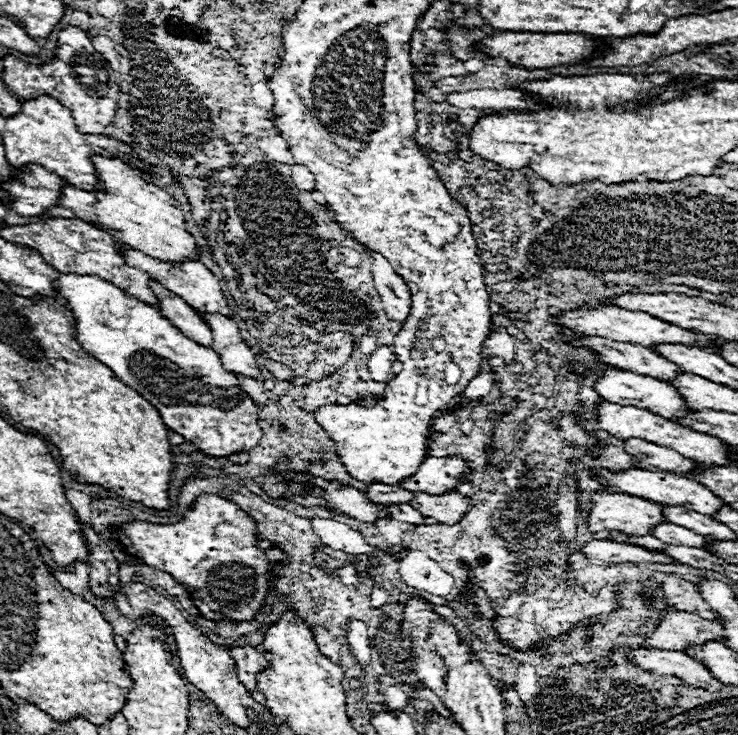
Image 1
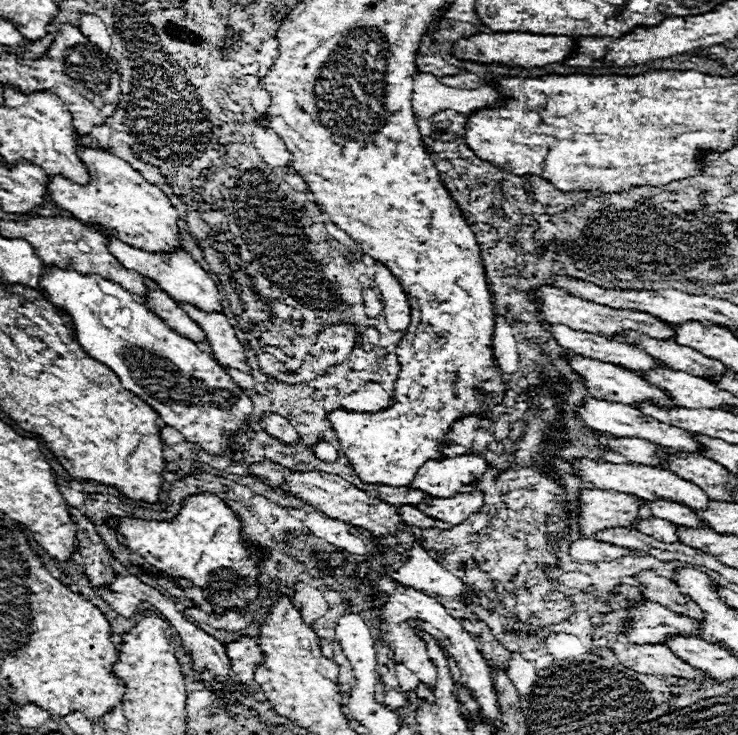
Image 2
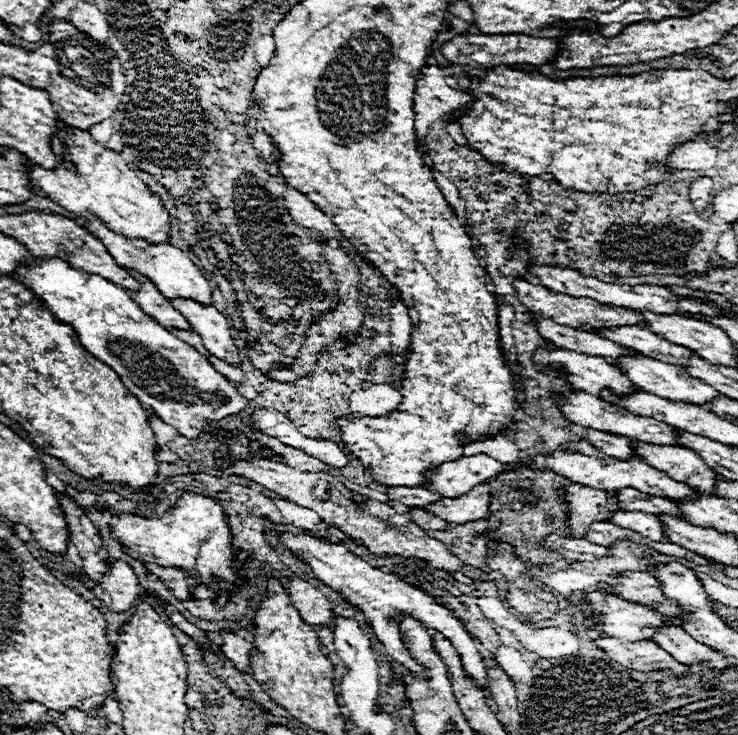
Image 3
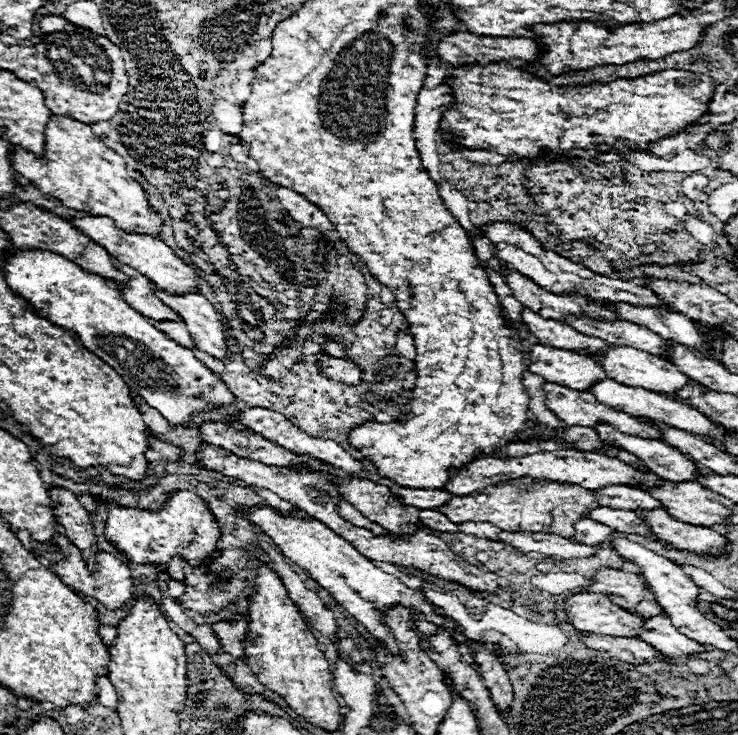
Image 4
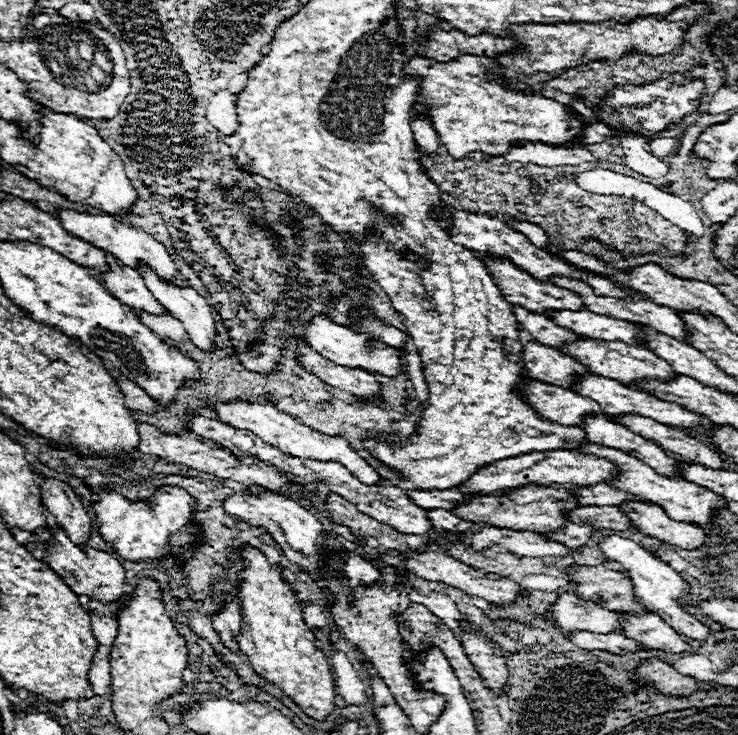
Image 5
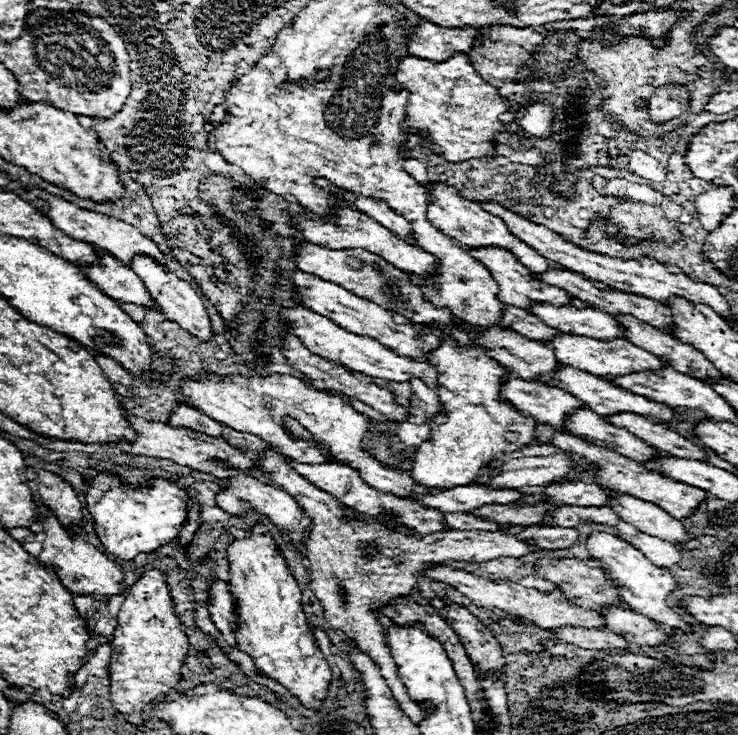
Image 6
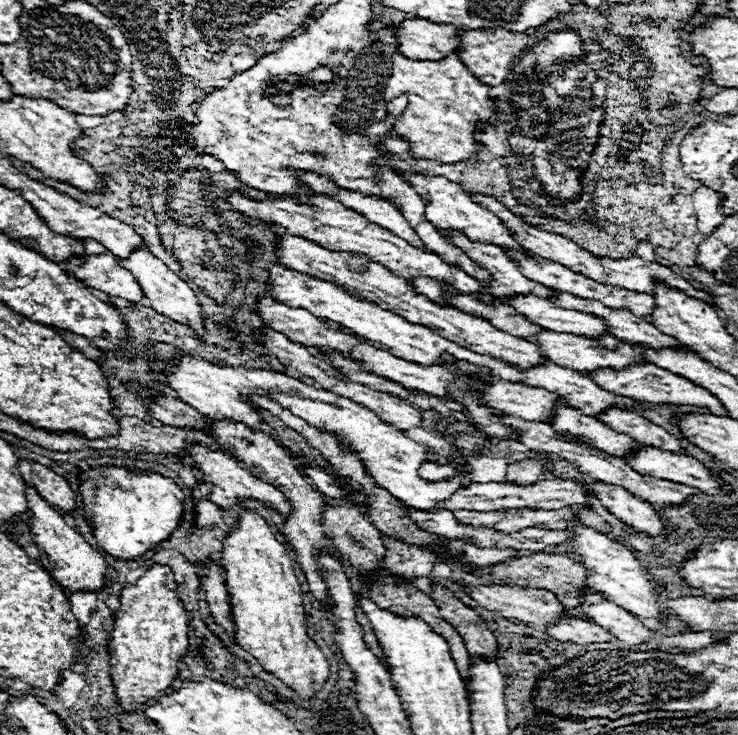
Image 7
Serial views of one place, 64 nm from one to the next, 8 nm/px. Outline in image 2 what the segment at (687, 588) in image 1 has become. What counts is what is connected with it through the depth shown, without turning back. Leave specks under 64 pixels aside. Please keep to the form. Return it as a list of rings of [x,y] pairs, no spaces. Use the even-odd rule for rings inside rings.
[[[648,570],[648,572],[642,572],[636,576],[640,580],[640,588],[642,588],[642,594],[652,600],[652,602],[658,602],[658,604],[664,604],[666,608],[678,612],[678,614],[686,614],[686,616],[692,616],[692,618],[704,618],[704,612],[702,608],[690,600],[688,596],[684,596],[680,592],[680,588],[676,586],[676,582],[672,582],[670,578],[666,576],[658,576],[656,572]]]

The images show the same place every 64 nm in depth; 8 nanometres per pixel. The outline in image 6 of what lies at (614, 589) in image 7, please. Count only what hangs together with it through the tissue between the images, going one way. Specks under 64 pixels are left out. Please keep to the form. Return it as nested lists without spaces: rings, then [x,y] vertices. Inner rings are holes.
[[[592,532],[588,542],[586,542],[586,548],[590,550],[592,558],[596,562],[600,562],[600,566],[606,572],[610,572],[612,578],[620,580],[620,584],[624,588],[622,590],[622,598],[632,610],[636,610],[636,612],[640,612],[644,616],[650,616],[652,620],[656,620],[660,624],[666,624],[670,628],[680,628],[684,632],[692,632],[694,630],[692,624],[688,624],[672,606],[666,604],[668,594],[676,588],[676,580],[666,568],[656,566],[638,548],[634,548],[632,544],[620,540],[618,536],[606,534],[606,532]]]

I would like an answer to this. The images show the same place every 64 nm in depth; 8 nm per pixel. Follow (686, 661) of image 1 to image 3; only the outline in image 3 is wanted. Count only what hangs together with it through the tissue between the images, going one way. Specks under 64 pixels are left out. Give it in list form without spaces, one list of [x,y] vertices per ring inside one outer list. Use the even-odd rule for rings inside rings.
[[[596,638],[596,646],[610,654],[612,660],[638,672],[672,670],[678,676],[688,674],[688,666],[676,662],[654,642],[622,642],[618,638]]]

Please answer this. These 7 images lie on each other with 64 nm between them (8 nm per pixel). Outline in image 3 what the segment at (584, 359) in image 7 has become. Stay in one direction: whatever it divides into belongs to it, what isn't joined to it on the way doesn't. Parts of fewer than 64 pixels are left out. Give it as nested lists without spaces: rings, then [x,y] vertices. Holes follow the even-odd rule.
[[[648,356],[636,360],[636,358],[620,358],[618,362],[614,362],[632,382],[636,382],[640,388],[644,388],[646,392],[652,392],[660,398],[666,400],[674,400],[674,402],[686,402],[686,404],[696,404],[702,406],[708,400],[712,400],[712,396],[722,396],[720,392],[716,392],[710,384],[704,384],[700,378],[690,376],[688,372],[684,372],[682,368],[674,366],[674,364],[666,364],[660,360],[652,360]]]

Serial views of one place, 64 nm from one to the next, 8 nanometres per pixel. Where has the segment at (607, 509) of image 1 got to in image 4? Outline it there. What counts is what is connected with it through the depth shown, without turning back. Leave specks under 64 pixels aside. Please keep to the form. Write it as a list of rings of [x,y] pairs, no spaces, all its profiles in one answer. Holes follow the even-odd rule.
[[[536,484],[536,486],[492,486],[482,488],[480,492],[472,492],[468,496],[454,496],[448,500],[448,504],[442,504],[438,512],[444,512],[454,524],[462,522],[492,522],[502,530],[530,530],[540,532],[546,528],[546,532],[556,532],[564,538],[570,538],[572,532],[576,532],[574,524],[584,518],[584,512],[590,512],[590,508],[600,506],[596,500],[594,490],[586,490],[576,484]]]

